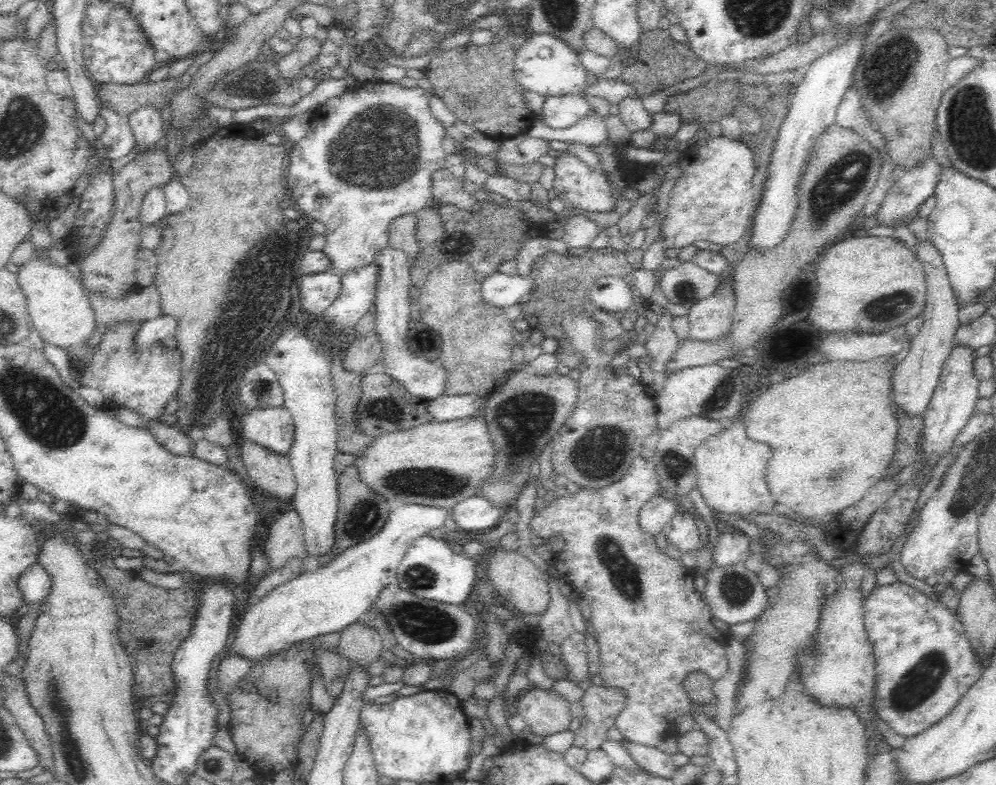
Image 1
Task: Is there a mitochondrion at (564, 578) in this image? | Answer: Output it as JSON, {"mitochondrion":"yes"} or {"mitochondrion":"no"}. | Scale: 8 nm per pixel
{"mitochondrion":"no"}

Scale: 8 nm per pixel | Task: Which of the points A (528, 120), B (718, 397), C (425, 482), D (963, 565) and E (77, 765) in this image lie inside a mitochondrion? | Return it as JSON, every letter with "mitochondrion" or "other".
{"A":"other","B":"mitochondrion","C":"mitochondrion","D":"other","E":"mitochondrion"}

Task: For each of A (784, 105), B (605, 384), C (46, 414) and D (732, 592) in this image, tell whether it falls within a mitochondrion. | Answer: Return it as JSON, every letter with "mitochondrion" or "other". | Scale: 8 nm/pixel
{"A":"other","B":"other","C":"mitochondrion","D":"mitochondrion"}

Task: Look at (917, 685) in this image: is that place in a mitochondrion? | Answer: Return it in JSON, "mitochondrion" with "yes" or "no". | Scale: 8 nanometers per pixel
{"mitochondrion":"yes"}

